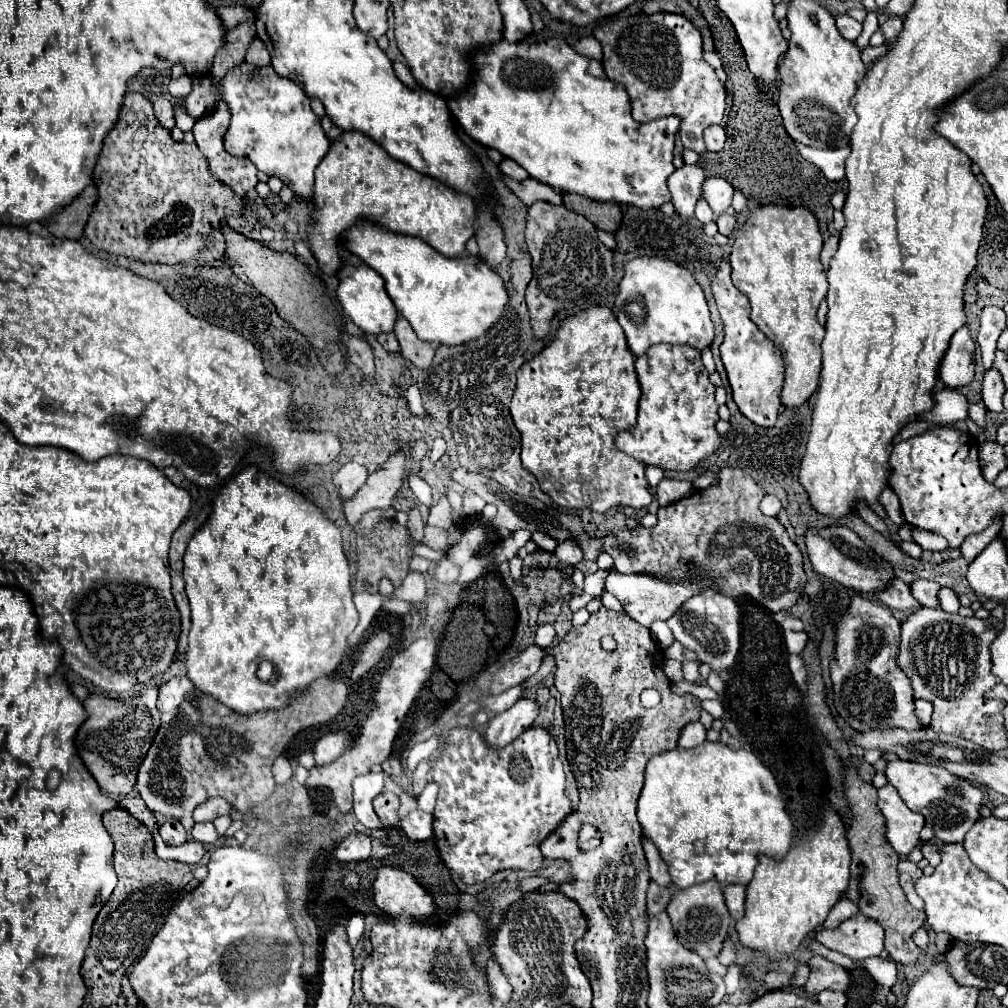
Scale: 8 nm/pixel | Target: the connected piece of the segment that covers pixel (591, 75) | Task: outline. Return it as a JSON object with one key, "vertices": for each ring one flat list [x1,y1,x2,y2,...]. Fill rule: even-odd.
{"vertices":[[503,38,473,54,471,74,467,88,457,98,447,100,453,118,473,140,515,160,531,178,559,192,577,192,587,198,633,204,637,208,659,208,671,200,667,178,675,170,673,144,681,120,673,116,645,124,635,122,625,86,605,78,601,62,577,54,561,38,545,42,525,38,515,44]]}

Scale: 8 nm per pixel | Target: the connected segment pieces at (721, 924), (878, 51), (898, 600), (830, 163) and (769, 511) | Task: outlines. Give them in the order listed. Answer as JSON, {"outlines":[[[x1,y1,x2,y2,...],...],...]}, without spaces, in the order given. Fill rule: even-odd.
{"outlines":[[[709,880,709,882,703,882,703,884,677,892,667,906,667,914,671,916,675,932,679,934,683,944,689,944,691,950,695,950,701,958,719,956,719,952,723,948,723,940,729,930,729,924,731,924,731,916,725,906,723,890,721,890,719,882]],[[883,44,883,46,877,46,877,48,867,46,867,48,861,52,861,58,863,58,865,66,869,68,869,66,873,66,873,62,875,62,877,58,881,58,881,56,883,56,887,50,889,50,889,44]],[[893,578,887,584,887,588,877,592,875,598,881,604,885,604,889,608,897,608,897,610,915,610,915,608,919,608,917,600,913,600,913,596,909,592,909,586,905,582,901,582,901,580,897,580,897,578]],[[797,144,797,150,801,152,801,156,805,156,805,160,819,166,827,180,843,180,845,178,845,160,851,152,849,146,835,148,835,150,819,150,813,146]],[[763,496,763,500,761,500,761,512,765,514,765,516,777,516,779,514,779,510,781,510,781,502,779,502,779,498,777,496]]]}

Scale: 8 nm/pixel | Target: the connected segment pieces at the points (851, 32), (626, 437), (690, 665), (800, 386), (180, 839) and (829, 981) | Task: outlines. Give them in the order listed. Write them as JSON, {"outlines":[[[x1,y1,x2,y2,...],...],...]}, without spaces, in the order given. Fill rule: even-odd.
{"outlines":[[[841,14,841,16,837,16,835,20,837,20,837,30,839,30,839,34,841,34,843,38,855,42,857,36,861,34,861,30,863,30,863,28,861,28,861,22,853,20,853,18,847,16,847,14]],[[653,344,637,358,635,368,643,390,639,416,635,428,615,436,617,450,633,456,645,466,695,472,705,458,713,456,721,448,723,442,723,436,715,430,715,422,719,420,715,386,709,382,699,350,685,344]],[[683,662,683,676,687,682,697,684,701,682,701,674,699,674,699,664,697,662]],[[759,206,749,212,745,224,733,234,733,250,729,256,731,262,731,280,751,302,751,320,761,328,761,332,775,342,785,360,785,384,781,400,785,406,795,408,809,400,817,390,821,374,821,340,825,336,823,326,817,322,819,302,827,294,827,276,819,262,819,252,823,248,823,236,819,234,817,218,807,208,787,208,787,206]],[[167,820,159,824,159,834,167,844,183,844,187,840,187,832,177,820]],[[813,956,809,960,809,968,811,968,811,974,809,974,809,980,807,984,803,986,805,994,809,998,817,996,819,992,823,990,833,990,833,992,843,992,849,988,851,984,851,978,847,974,845,968,821,958,821,956]]]}

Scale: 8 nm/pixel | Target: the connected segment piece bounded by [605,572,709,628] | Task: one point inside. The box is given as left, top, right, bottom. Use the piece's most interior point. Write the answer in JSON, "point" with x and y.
{"point":[646,598]}

